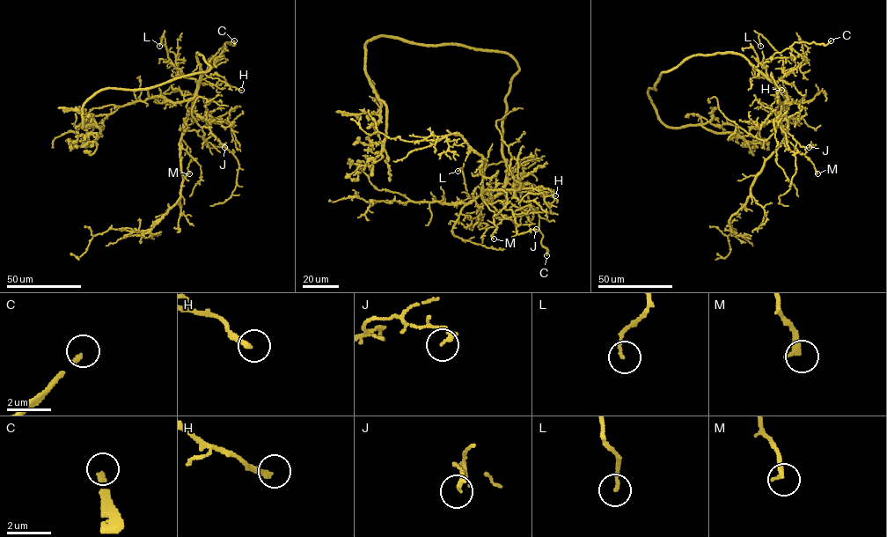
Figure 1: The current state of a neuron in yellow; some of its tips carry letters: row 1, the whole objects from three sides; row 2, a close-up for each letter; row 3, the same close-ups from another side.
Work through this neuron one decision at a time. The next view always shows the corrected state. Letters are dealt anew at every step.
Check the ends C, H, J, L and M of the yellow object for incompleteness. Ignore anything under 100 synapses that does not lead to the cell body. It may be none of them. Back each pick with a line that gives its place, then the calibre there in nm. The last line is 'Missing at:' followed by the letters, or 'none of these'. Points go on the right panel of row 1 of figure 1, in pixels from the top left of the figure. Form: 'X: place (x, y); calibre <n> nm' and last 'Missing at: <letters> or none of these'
C: place (831, 40); calibre 200 nm
Missing at: C

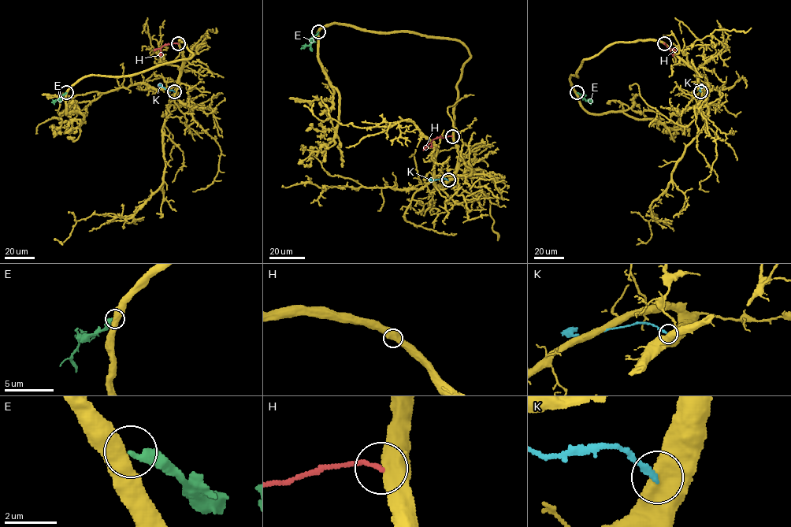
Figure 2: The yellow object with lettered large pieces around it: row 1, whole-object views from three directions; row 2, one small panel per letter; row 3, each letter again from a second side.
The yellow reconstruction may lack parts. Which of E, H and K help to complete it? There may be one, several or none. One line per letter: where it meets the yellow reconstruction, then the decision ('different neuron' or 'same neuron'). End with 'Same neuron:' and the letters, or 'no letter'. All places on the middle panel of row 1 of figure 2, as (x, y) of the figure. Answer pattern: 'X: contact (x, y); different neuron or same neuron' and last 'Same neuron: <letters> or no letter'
E: contact (318, 31); different neuron
H: contact (452, 136); different neuron
K: contact (448, 179); different neuron
Same neuron: no letter

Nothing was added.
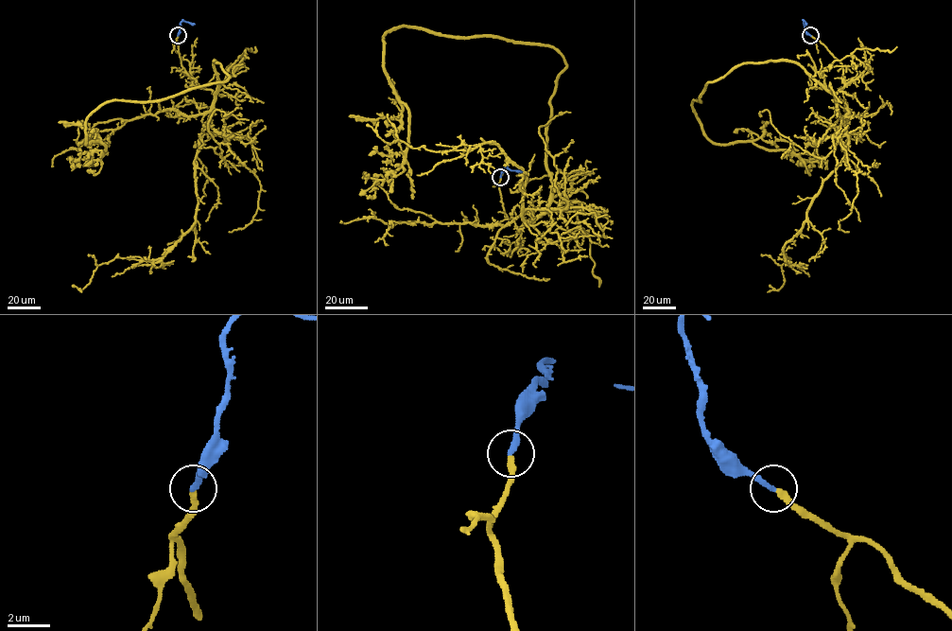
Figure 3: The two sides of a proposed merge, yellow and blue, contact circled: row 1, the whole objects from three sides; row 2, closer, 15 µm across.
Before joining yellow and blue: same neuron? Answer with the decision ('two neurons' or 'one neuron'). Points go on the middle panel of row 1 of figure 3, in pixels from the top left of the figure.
one neuron

